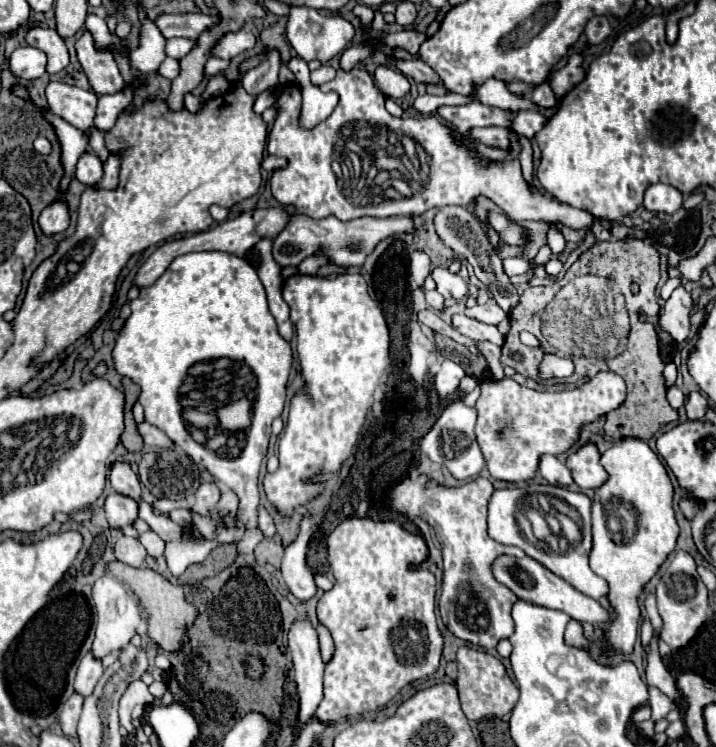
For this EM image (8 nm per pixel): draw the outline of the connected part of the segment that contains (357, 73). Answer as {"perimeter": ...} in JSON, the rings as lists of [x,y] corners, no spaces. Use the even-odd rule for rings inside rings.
{"perimeter":[[[352,68],[350,72],[344,72],[344,70],[338,70],[336,72],[336,78],[332,80],[332,82],[326,82],[326,84],[322,84],[320,86],[320,90],[322,92],[328,92],[328,90],[332,90],[332,92],[336,92],[338,96],[340,96],[340,100],[338,100],[338,106],[336,106],[336,110],[326,118],[326,120],[322,120],[320,124],[316,124],[314,128],[310,128],[310,130],[306,130],[306,128],[301,128],[299,126],[299,116],[301,112],[302,106],[302,94],[299,91],[298,86],[294,86],[294,84],[288,84],[288,86],[282,86],[280,88],[280,94],[276,96],[276,102],[274,102],[274,108],[276,108],[276,120],[274,120],[274,124],[272,124],[272,128],[270,128],[270,134],[268,134],[268,142],[266,142],[266,150],[268,150],[268,154],[270,156],[278,156],[278,158],[284,158],[286,160],[286,166],[284,168],[278,168],[278,170],[274,170],[272,172],[272,178],[270,178],[270,190],[272,190],[272,196],[282,204],[282,206],[294,206],[294,210],[298,212],[298,214],[304,214],[304,216],[310,216],[310,218],[314,218],[314,220],[322,220],[322,218],[328,218],[328,216],[336,216],[338,220],[342,220],[342,222],[348,222],[348,220],[356,220],[356,218],[364,218],[364,216],[372,216],[372,218],[388,218],[388,216],[406,216],[406,214],[422,214],[422,212],[426,212],[428,208],[442,208],[442,206],[446,206],[446,204],[458,204],[458,206],[466,206],[472,198],[476,198],[476,196],[488,196],[488,198],[492,198],[508,216],[512,216],[514,220],[542,220],[542,222],[552,222],[552,224],[562,224],[562,226],[568,226],[568,228],[586,228],[588,224],[592,224],[596,218],[592,216],[592,214],[588,214],[588,212],[584,212],[584,210],[578,210],[578,208],[572,208],[572,206],[568,206],[568,204],[558,204],[558,202],[554,202],[554,200],[550,200],[548,196],[542,196],[542,194],[538,194],[538,192],[530,192],[528,190],[528,186],[526,186],[526,182],[524,182],[524,178],[522,178],[522,172],[520,172],[520,162],[518,160],[512,160],[512,162],[494,162],[494,164],[490,164],[490,166],[486,166],[486,164],[482,164],[482,162],[476,162],[472,156],[470,156],[470,150],[466,150],[466,146],[460,146],[458,142],[456,142],[456,138],[460,138],[456,132],[452,132],[450,128],[446,128],[444,124],[440,124],[434,116],[430,116],[430,118],[394,118],[392,114],[388,114],[388,110],[384,108],[384,96],[374,88],[374,82],[372,82],[372,76],[366,72],[366,70],[362,70],[362,68]],[[360,124],[362,126],[366,126],[366,124],[370,124],[370,126],[386,126],[390,132],[400,132],[400,134],[404,134],[404,136],[410,136],[410,138],[414,138],[416,142],[418,142],[418,146],[424,150],[424,164],[420,166],[420,170],[414,170],[414,174],[406,168],[406,170],[390,170],[390,168],[384,168],[384,166],[376,166],[374,164],[374,156],[368,156],[368,148],[362,148],[362,150],[358,150],[358,142],[360,140],[364,140],[364,142],[368,142],[368,134],[362,134],[358,128],[360,128]]]}

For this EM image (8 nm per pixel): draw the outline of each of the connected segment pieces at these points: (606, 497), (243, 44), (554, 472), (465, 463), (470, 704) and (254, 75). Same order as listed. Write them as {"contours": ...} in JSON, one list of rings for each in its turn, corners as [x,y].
{"contours":[[[[638,438],[614,442],[600,456],[600,464],[608,472],[608,480],[596,488],[592,502],[594,546],[590,552],[590,566],[598,576],[606,578],[610,586],[610,606],[616,612],[606,630],[606,638],[620,654],[628,654],[638,634],[640,608],[636,600],[642,586],[656,574],[676,546],[678,522],[674,512],[674,486],[658,456]]],[[[244,28],[237,32],[226,32],[224,36],[220,36],[220,38],[212,44],[212,56],[214,56],[214,58],[230,60],[230,58],[234,58],[234,56],[240,54],[240,52],[252,49],[256,42],[257,39],[255,36]]],[[[542,456],[538,464],[538,474],[554,486],[570,486],[574,482],[570,470],[556,456]]],[[[456,398],[442,410],[434,426],[420,438],[420,450],[428,454],[432,462],[446,466],[454,478],[458,480],[474,478],[484,468],[484,456],[480,452],[480,446],[476,444],[474,426],[476,426],[476,408],[470,408],[464,404],[462,398]]],[[[462,646],[458,648],[458,692],[460,692],[460,702],[462,702],[462,710],[466,714],[468,720],[482,720],[482,718],[502,718],[506,714],[510,714],[510,710],[514,708],[516,700],[518,700],[518,686],[510,680],[506,668],[502,666],[502,662],[480,650],[480,648],[472,648],[472,646]]],[[[268,50],[266,58],[252,70],[248,70],[242,76],[244,90],[250,96],[258,96],[268,88],[274,88],[278,84],[278,70],[280,70],[280,54],[276,50]]]]}

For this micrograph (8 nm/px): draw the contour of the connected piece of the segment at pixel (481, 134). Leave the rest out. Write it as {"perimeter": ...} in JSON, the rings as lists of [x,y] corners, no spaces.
{"perimeter":[[[490,126],[490,128],[474,128],[472,130],[472,136],[478,138],[480,142],[484,142],[484,144],[508,148],[508,130],[506,128],[496,128],[496,126]]]}

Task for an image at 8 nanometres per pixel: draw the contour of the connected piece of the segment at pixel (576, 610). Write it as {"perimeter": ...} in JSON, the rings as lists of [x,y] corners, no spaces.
{"perimeter":[[[512,556],[496,558],[494,576],[498,582],[508,586],[518,598],[522,598],[526,602],[534,602],[534,604],[540,604],[540,606],[552,608],[552,610],[562,610],[580,622],[590,622],[590,624],[608,624],[610,622],[610,610],[606,606],[602,606],[598,600],[594,600],[590,596],[584,596],[582,592],[572,588],[566,580],[552,574],[548,568],[544,568],[540,562],[536,562],[528,556],[524,556],[522,560],[516,560]]]}

